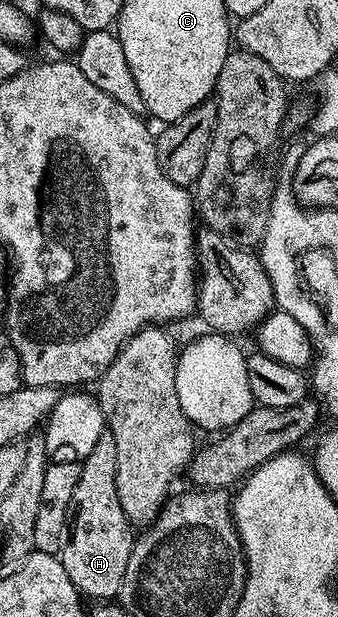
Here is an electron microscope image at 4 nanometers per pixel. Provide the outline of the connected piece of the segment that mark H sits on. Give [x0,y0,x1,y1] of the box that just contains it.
[60,432,136,600]

